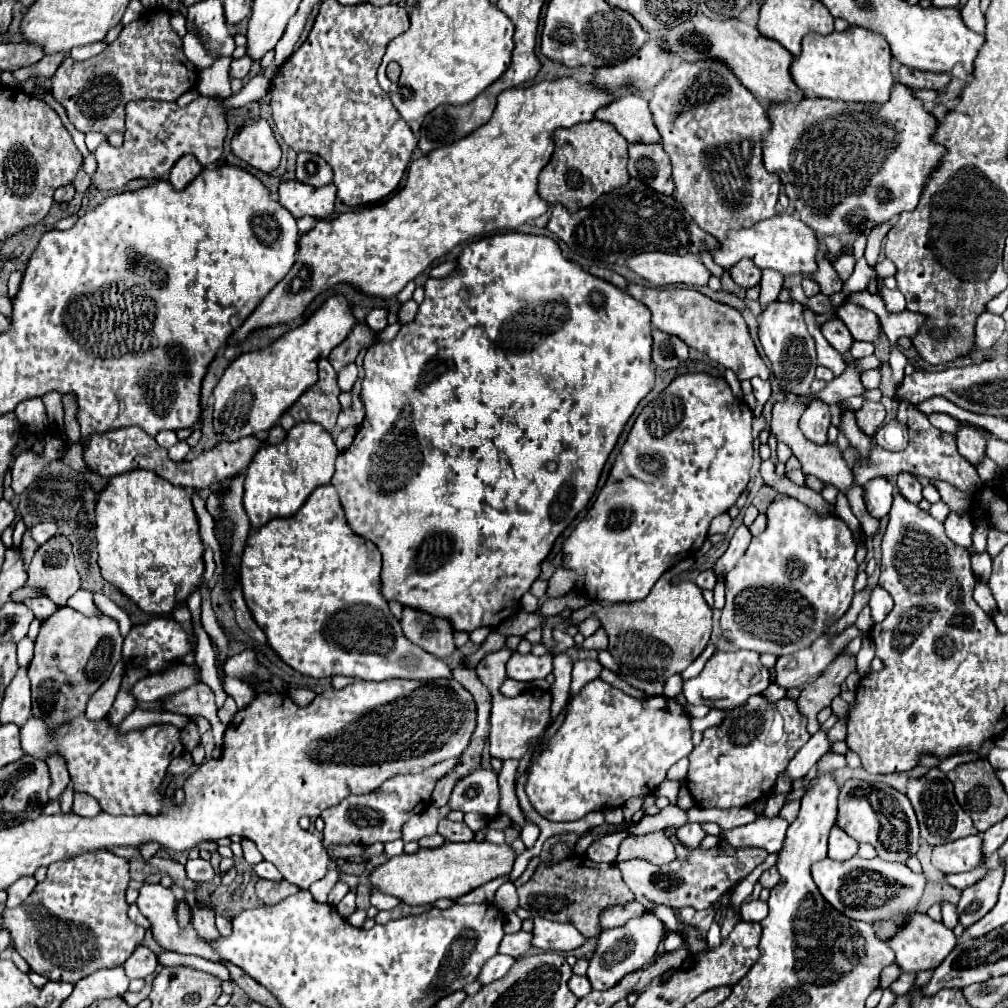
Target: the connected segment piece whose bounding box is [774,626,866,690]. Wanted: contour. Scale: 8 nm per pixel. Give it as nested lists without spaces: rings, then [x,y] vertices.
[[[850,626],[848,630],[844,630],[840,636],[832,638],[832,640],[822,636],[810,648],[804,648],[790,656],[780,656],[774,666],[774,670],[776,670],[774,684],[778,684],[786,690],[808,684],[812,678],[820,676],[824,672],[824,668],[838,656],[838,652],[842,652],[846,648],[846,644],[856,637],[864,639],[866,635],[861,633],[856,626]]]

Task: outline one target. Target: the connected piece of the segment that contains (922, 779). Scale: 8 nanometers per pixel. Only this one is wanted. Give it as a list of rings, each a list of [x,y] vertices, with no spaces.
[[[930,768],[924,776],[910,778],[906,796],[912,802],[912,808],[918,816],[920,836],[930,846],[938,846],[938,844],[946,844],[946,842],[952,842],[958,838],[966,838],[970,834],[978,834],[978,830],[972,826],[972,820],[968,818],[968,814],[960,808],[960,804],[954,796],[954,786],[950,784],[948,776],[940,768]]]

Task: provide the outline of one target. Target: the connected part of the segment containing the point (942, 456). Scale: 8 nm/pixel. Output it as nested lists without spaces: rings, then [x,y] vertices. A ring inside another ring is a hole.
[[[916,404],[908,406],[908,430],[910,430],[910,444],[906,450],[886,452],[886,450],[878,450],[878,446],[874,444],[872,452],[866,458],[858,460],[858,466],[854,468],[854,476],[858,484],[866,484],[870,478],[876,478],[876,476],[892,478],[900,472],[910,472],[914,476],[924,476],[928,480],[944,480],[966,494],[976,494],[982,488],[982,480],[976,468],[968,464],[968,460],[964,460],[960,452],[956,452],[956,436],[934,428],[928,416],[920,412]]]

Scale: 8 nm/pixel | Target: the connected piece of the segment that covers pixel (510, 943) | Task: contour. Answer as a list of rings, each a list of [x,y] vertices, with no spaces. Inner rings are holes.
[[[514,932],[514,934],[506,934],[500,942],[500,952],[502,954],[510,954],[510,956],[522,956],[526,952],[532,950],[532,932]]]

